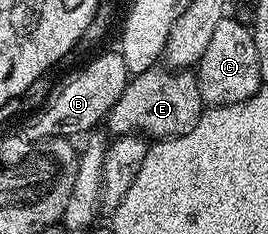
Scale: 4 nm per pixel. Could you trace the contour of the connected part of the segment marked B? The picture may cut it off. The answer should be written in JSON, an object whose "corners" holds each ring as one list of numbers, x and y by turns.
{"corners":[[119,51,100,53,93,61,85,63,81,69,76,69,64,82,57,84,49,93,44,104,35,110,31,120,33,141,50,139,51,137,75,138,75,133,87,134,96,124,103,122,108,113,118,103,122,91,128,86,130,74]]}

